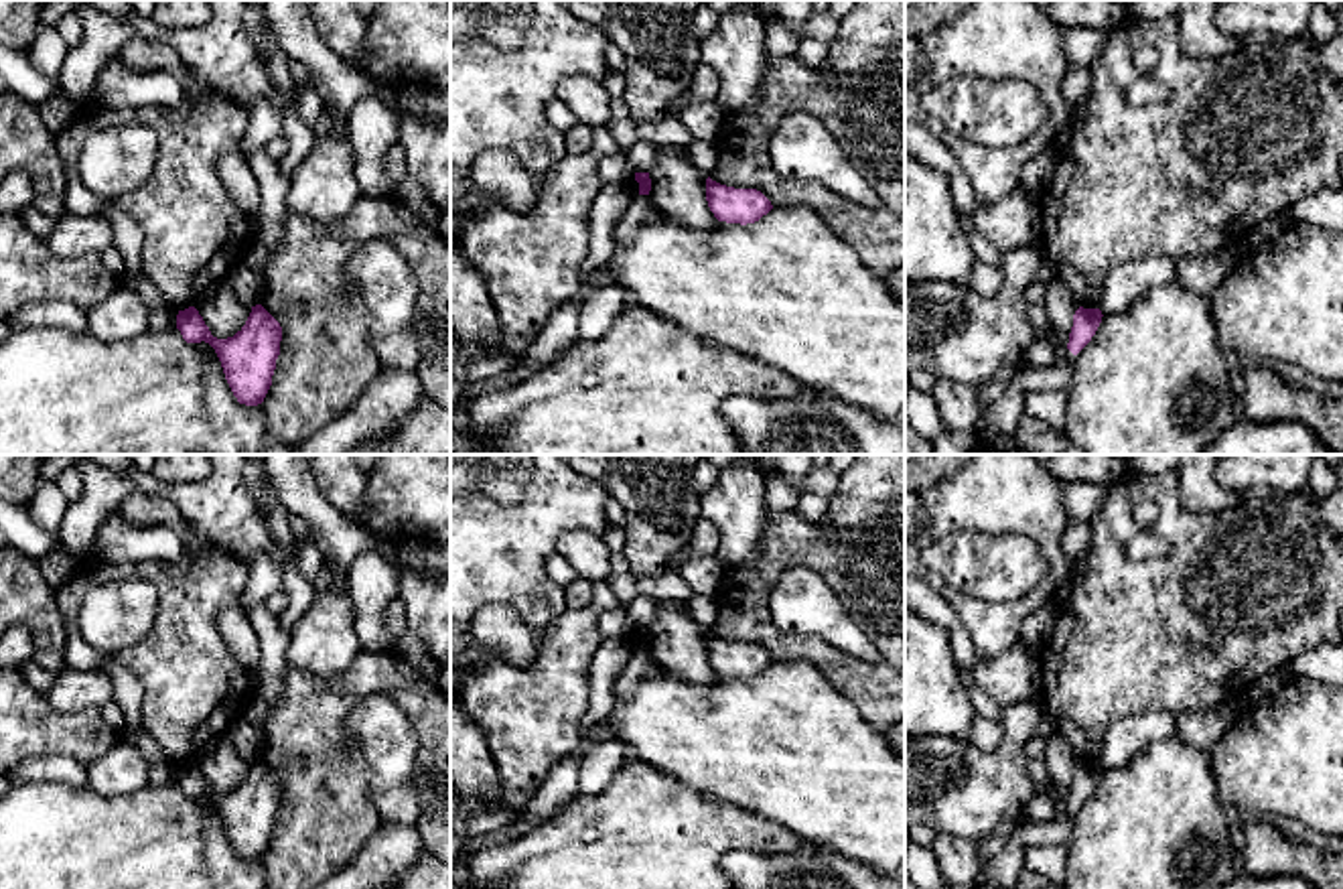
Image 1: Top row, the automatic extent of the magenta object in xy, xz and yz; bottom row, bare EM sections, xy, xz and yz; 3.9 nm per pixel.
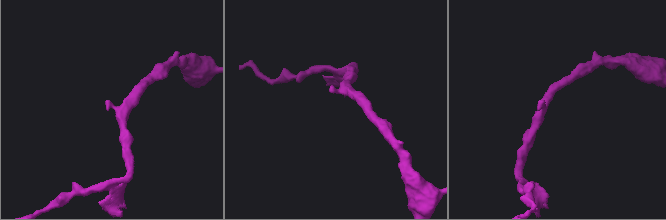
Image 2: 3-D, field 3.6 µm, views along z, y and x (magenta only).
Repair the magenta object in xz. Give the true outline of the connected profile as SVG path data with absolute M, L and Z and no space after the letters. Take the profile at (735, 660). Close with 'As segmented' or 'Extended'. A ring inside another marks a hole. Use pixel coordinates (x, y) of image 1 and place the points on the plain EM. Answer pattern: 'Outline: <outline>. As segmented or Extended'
Outline: M706 633L706 656L718 676L726 678L755 678L767 670L773 660L757 643L734 643Z. As segmented

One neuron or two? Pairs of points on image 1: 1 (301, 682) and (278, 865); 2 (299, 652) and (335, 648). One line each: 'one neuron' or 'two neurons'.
1: one neuron
2: one neuron

